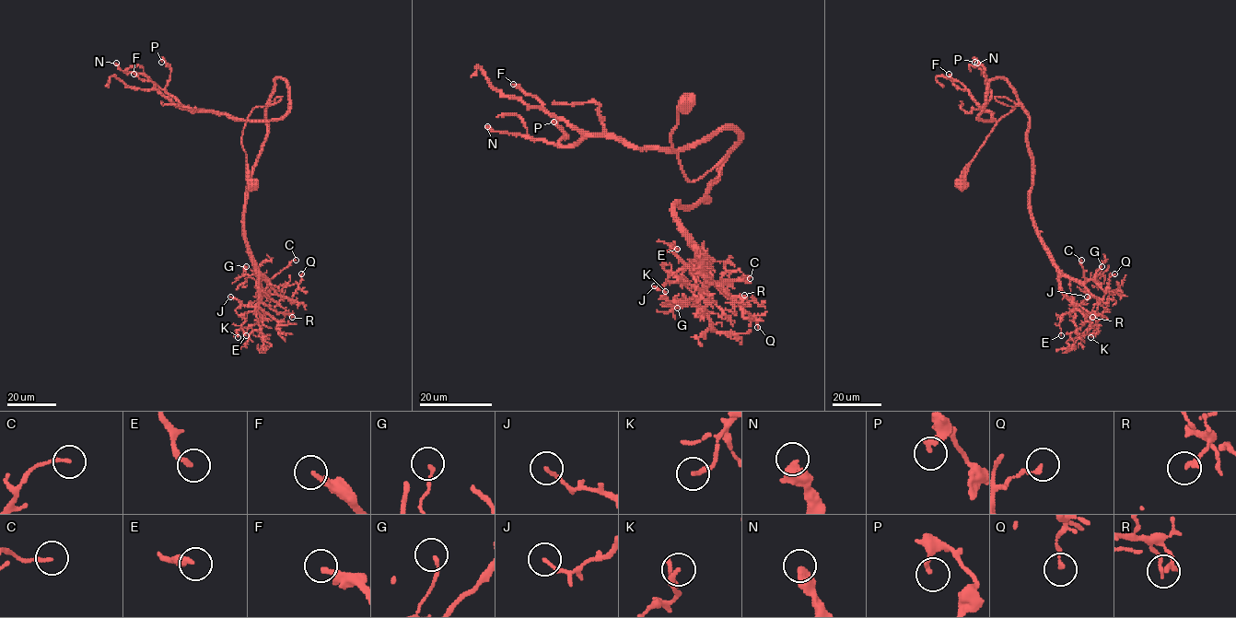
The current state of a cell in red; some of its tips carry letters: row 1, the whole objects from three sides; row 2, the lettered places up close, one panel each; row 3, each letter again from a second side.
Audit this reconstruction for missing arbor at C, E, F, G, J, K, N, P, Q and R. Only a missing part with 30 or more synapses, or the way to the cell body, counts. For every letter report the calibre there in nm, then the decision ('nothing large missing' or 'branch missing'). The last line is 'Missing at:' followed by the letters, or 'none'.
C: 150 nm | nothing large missing
E: 260 nm | nothing large missing
F: 200 nm | branch missing
G: 140 nm | nothing large missing
J: 150 nm | nothing large missing
K: 200 nm | nothing large missing
N: 440 nm | nothing large missing
P: 200 nm | nothing large missing
Q: 170 nm | nothing large missing
R: 200 nm | nothing large missing
Missing at: F

